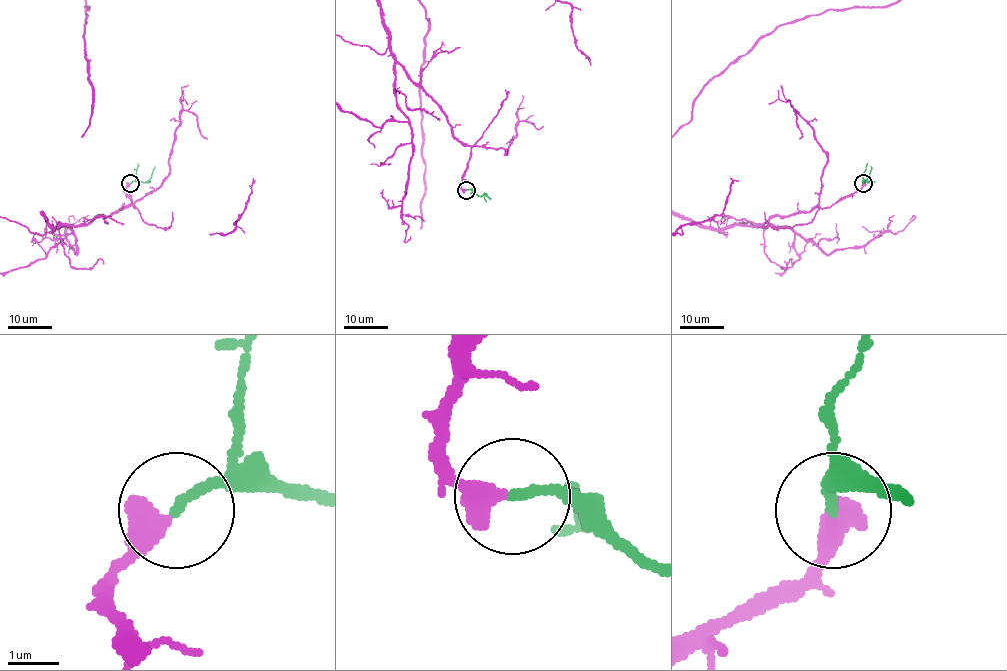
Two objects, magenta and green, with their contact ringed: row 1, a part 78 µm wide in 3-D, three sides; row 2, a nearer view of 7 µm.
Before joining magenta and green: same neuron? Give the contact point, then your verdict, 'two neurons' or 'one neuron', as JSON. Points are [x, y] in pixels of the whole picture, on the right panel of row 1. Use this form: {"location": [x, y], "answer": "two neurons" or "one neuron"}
{"location": [863, 183], "answer": "one neuron"}

